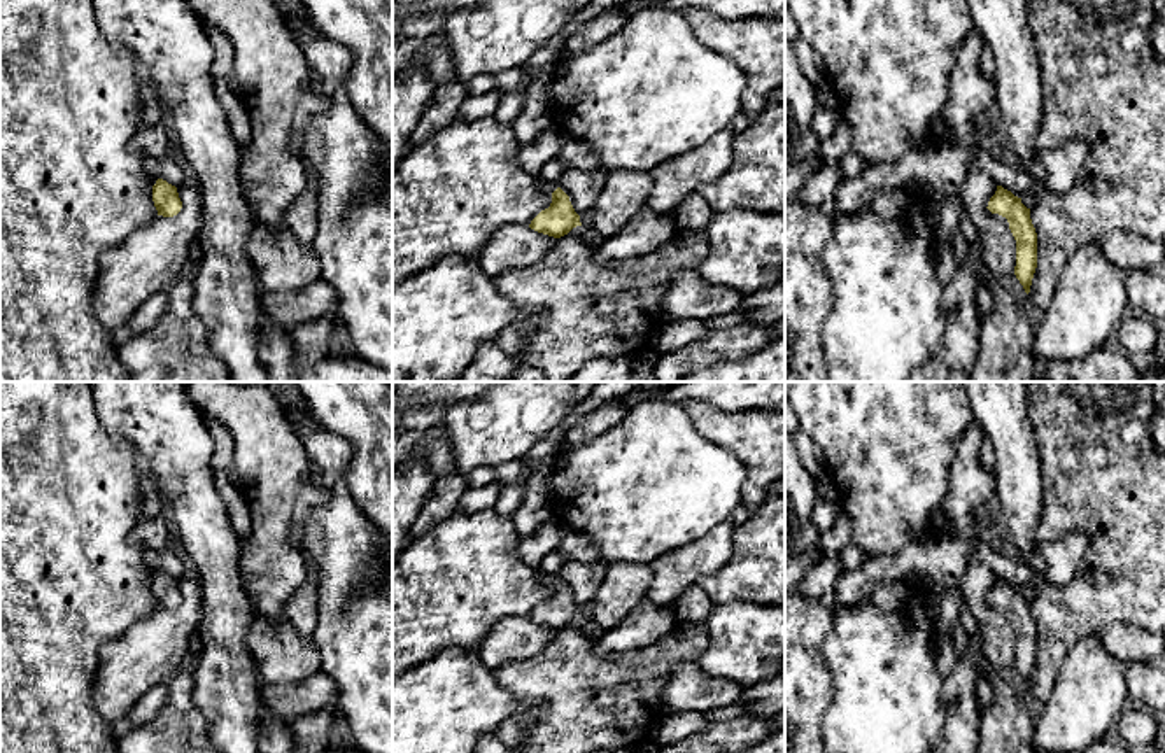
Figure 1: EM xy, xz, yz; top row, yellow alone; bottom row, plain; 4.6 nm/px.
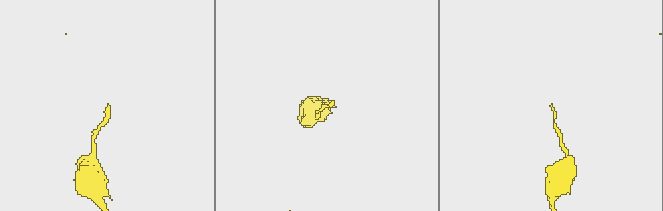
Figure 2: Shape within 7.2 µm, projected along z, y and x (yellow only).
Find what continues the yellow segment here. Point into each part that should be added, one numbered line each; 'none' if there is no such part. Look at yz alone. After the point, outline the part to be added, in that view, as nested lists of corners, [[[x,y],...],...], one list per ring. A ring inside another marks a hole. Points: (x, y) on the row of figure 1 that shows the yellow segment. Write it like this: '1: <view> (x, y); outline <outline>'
none

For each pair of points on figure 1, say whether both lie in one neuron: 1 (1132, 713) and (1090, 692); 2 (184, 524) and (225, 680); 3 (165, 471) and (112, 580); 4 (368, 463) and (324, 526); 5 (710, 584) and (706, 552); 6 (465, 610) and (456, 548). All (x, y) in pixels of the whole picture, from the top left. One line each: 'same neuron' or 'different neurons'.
1: different neurons
2: same neuron
3: different neurons
4: different neurons
5: different neurons
6: same neuron

